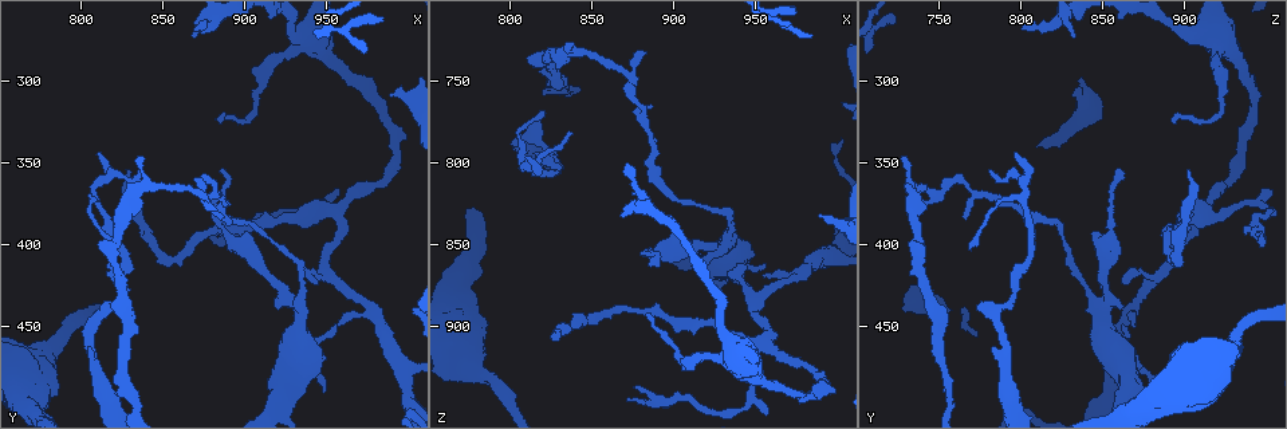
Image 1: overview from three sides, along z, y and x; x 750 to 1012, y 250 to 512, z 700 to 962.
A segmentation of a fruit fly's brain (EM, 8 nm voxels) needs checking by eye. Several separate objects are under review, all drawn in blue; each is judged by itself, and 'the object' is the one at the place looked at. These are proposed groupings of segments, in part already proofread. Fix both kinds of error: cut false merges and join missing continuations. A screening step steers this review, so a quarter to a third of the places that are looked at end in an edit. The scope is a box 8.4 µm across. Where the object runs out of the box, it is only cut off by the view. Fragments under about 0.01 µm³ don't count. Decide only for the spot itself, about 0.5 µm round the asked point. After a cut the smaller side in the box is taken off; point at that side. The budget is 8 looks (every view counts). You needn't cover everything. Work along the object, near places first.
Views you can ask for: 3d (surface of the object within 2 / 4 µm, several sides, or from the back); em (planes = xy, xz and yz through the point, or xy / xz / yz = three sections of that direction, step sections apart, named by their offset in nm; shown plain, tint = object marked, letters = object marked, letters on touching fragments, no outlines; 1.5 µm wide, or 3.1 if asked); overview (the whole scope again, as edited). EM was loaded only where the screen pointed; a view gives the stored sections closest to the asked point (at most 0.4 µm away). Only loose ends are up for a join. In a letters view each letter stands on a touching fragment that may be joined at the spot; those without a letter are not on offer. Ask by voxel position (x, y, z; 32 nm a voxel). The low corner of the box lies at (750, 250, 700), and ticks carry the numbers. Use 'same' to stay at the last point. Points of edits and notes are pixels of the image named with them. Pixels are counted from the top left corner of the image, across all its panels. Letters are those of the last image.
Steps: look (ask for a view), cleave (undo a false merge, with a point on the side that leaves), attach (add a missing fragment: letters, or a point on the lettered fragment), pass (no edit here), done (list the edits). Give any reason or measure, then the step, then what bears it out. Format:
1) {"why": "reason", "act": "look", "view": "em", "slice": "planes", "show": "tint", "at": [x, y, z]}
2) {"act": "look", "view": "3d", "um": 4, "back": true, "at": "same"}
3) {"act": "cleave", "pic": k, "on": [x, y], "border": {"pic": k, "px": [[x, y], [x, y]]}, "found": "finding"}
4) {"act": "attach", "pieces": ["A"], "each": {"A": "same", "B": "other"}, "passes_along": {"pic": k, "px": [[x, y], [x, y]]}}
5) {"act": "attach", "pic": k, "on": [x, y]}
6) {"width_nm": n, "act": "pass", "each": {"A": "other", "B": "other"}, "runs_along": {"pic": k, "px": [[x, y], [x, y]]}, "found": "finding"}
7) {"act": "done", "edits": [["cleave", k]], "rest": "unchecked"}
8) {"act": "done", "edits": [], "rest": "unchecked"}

{"why": "tapers out", "act": "look", "view": "em", "slice": "planes", "show": "letters", "at": [834, 344, 730]}

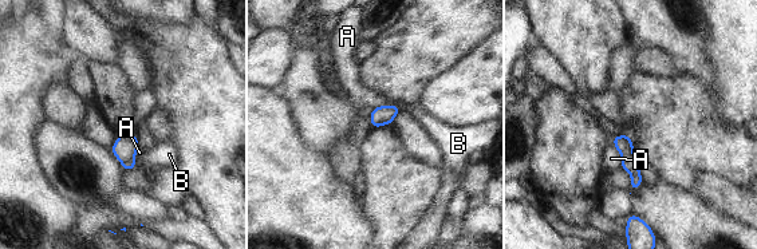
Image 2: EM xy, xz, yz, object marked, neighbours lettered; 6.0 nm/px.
{"width_nm": 110, "act": "pass", "each": {"A": "other", "B": "other"}, "runs_along": {"pic": 2, "px": [[619, 138], [635, 174], [634, 185]]}, "found": "no lettered fragment goes on from it"}

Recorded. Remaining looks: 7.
{"why": "sharp bend", "act": "look", "view": "em", "slice": "xz", "step": 4, "show": "letters", "at": [808, 372, 800]}

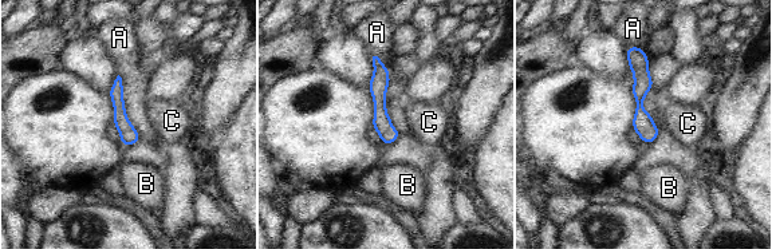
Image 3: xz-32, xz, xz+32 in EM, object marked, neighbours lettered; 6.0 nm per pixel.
{"act": "pass", "each": {"A": "other", "B": "other", "C": "other"}, "found": "continuous, no second neuron"}

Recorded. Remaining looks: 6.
{"why": "an open end", "act": "look", "view": "em", "slice": "xz", "step": 8, "show": "letters", "at": [990, 310, 832]}

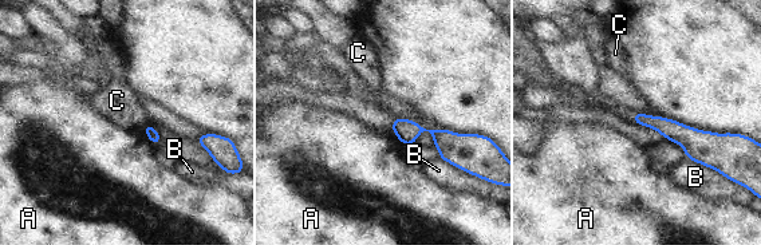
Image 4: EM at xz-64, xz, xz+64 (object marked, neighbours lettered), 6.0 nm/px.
{"why": "cut it another way", "act": "look", "view": "em", "slice": "planes", "show": "letters", "at": "same"}

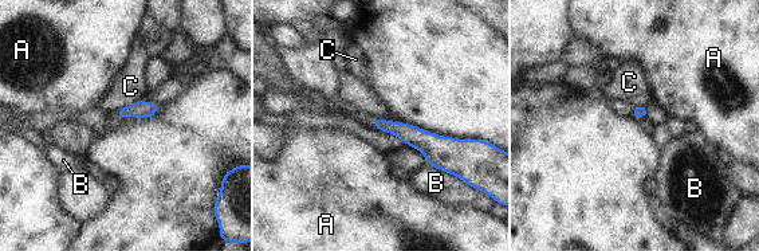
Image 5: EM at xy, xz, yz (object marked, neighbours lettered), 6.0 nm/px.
{"act": "pass", "each": {"A": "other", "B": "other", "C": "other"}, "runs_along": {"pic": 5, "px": [[377, 122], [433, 146], [457, 146]]}, "found": "none of them fits"}

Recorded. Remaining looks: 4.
{"act": "done", "edits": [], "rest": "unchecked"}

